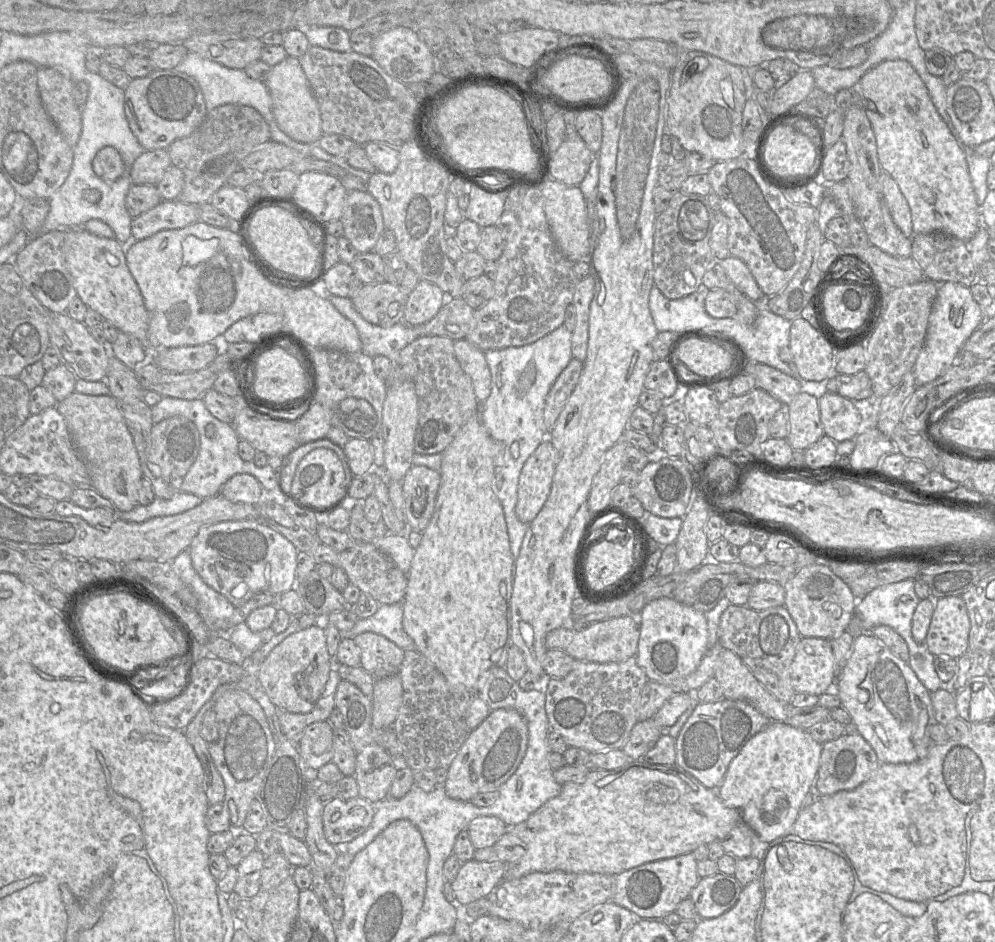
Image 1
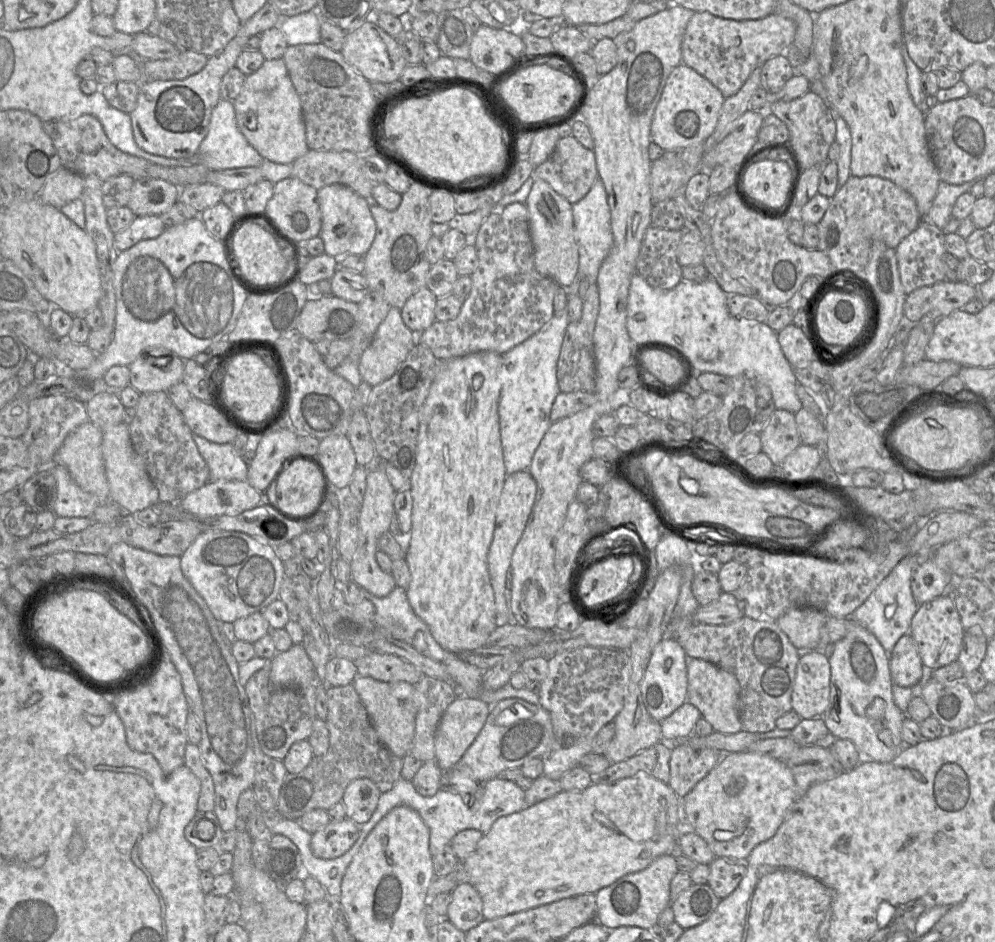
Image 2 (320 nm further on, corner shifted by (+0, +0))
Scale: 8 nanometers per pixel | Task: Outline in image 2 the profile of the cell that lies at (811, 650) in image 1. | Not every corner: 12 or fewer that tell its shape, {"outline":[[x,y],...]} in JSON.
{"outline":[[823,650],[802,651],[792,709],[822,717],[830,705],[831,668]]}

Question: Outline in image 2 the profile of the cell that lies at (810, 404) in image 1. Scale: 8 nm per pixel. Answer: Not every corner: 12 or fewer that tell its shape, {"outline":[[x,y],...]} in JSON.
{"outline":[[775,409],[759,435],[781,464],[802,443],[795,413]]}

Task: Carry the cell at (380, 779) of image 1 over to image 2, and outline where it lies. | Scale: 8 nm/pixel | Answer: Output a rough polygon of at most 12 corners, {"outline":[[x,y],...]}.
{"outline":[[368,778],[353,780],[342,803],[357,825],[374,813],[381,792]]}

